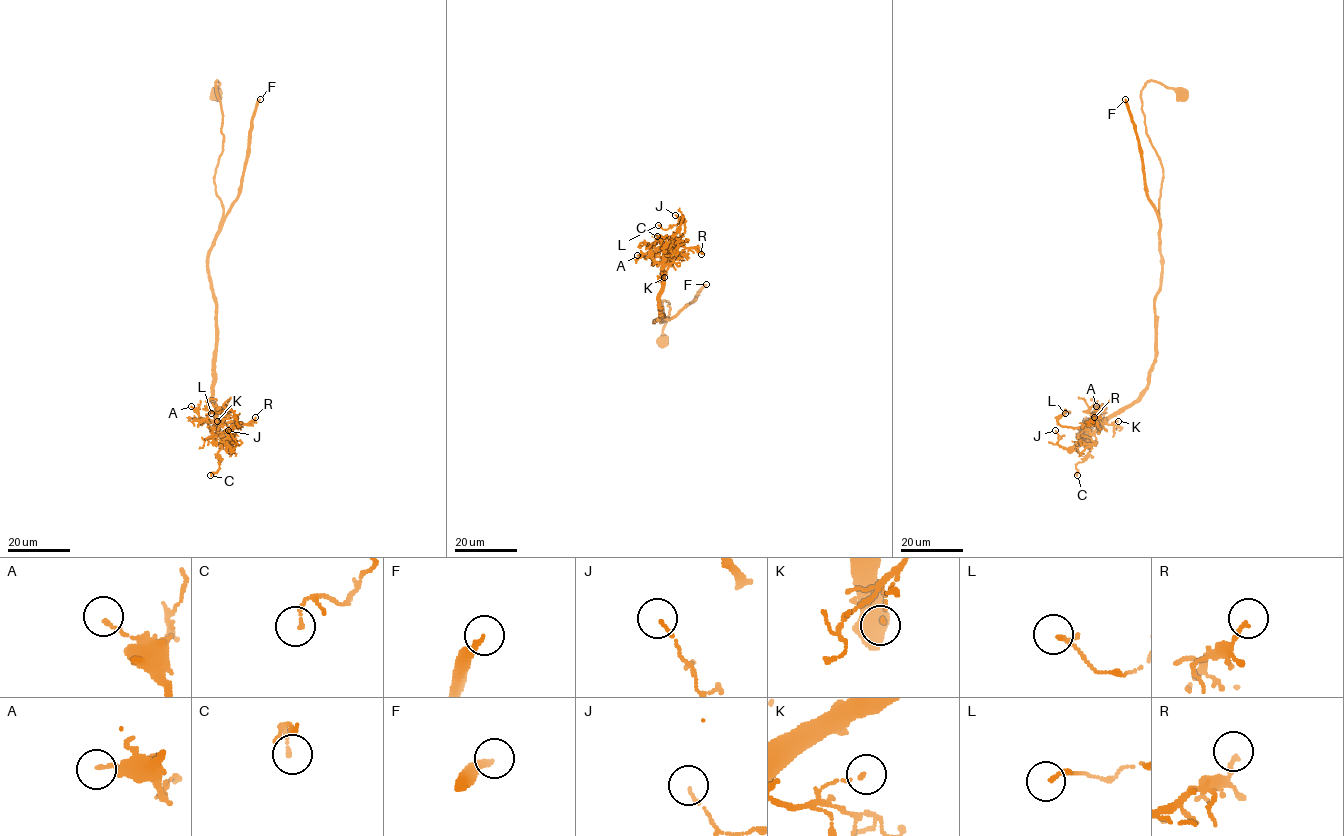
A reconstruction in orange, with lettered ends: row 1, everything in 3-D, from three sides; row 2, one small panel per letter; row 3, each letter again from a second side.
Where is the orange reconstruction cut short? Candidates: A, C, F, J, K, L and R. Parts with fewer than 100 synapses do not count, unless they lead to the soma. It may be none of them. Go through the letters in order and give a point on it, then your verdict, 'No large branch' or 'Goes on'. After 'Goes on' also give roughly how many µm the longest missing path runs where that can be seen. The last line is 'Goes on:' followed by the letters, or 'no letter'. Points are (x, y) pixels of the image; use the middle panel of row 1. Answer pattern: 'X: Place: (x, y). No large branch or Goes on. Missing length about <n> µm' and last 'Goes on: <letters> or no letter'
A: Place: (637, 255). No large branch
C: Place: (657, 236). No large branch
F: Place: (706, 284). Goes on. Missing length about 140 µm
J: Place: (675, 215). No large branch
K: Place: (664, 277). No large branch
L: Place: (658, 225). No large branch
R: Place: (701, 254). No large branch
Goes on: F

